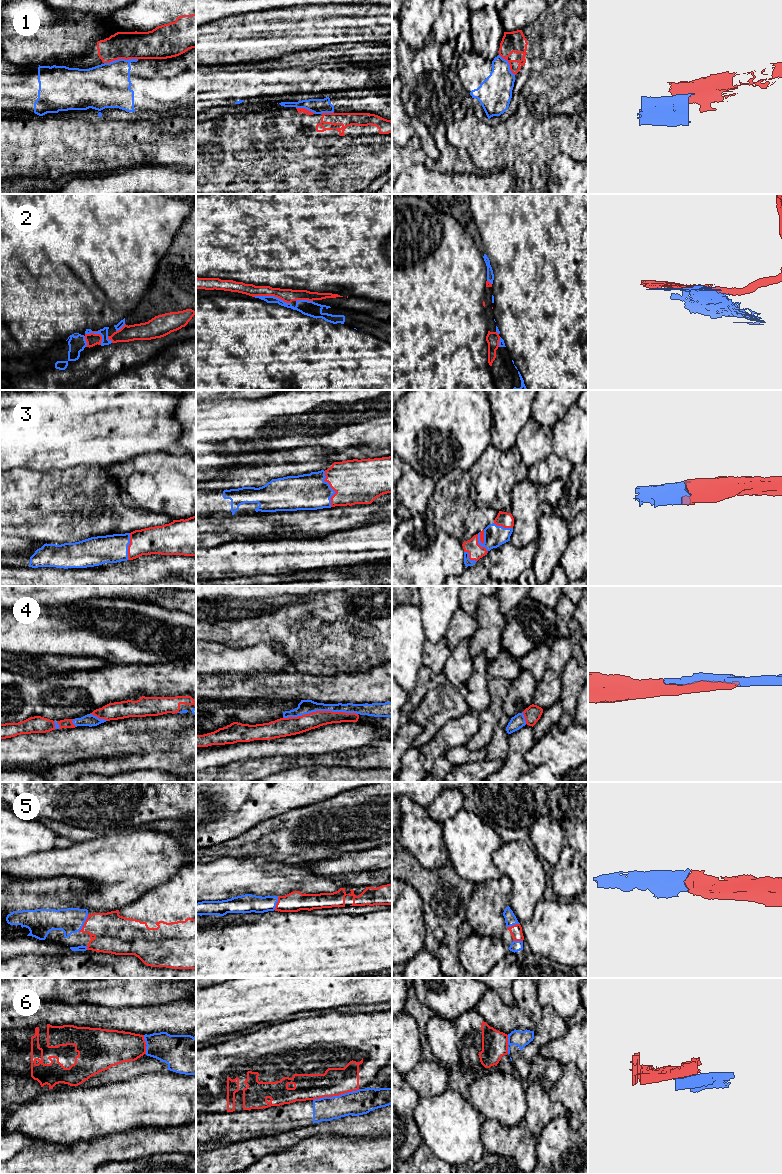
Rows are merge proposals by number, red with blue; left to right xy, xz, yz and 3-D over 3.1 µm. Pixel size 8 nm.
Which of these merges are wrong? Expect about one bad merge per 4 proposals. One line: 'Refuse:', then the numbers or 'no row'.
Refuse: 1, 6

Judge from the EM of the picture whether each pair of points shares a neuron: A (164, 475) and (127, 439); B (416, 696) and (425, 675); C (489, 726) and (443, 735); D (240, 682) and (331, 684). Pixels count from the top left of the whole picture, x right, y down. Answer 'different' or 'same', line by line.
A: different
B: same
C: different
D: same

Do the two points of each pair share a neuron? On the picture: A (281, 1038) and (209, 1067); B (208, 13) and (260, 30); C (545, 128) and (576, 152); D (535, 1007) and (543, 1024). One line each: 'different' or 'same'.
A: same
B: different
C: same
D: same

